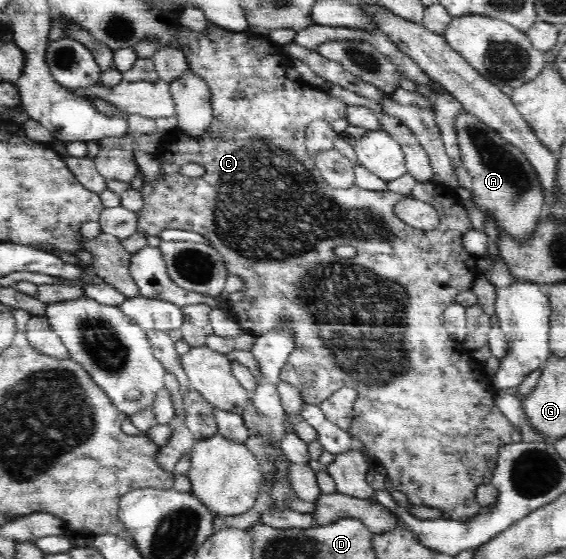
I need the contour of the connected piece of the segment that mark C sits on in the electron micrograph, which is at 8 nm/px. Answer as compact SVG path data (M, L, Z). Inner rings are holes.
M209 23L203 33L195 33L183 27L179 30L179 39L176 45L183 51L186 61L189 65L189 71L198 74L211 89L210 93L212 114L214 119L210 127L202 135L190 136L173 129L164 134L162 151L164 159L160 172L163 177L157 181L144 183L141 188L144 205L142 209L136 212L138 223L137 233L145 236L159 236L166 229L184 229L185 231L194 231L206 237L225 260L227 271L233 275L238 275L244 281L243 293L244 300L232 302L231 311L236 318L238 325L245 333L250 333L256 337L264 333L288 326L292 336L294 336L294 351L290 354L286 365L280 373L281 380L286 381L298 388L304 400L304 403L320 405L326 401L334 391L341 387L351 387L357 391L357 398L353 405L354 417L348 429L349 434L355 439L361 448L365 449L370 456L374 457L378 463L384 466L387 485L394 490L402 491L408 496L408 500L414 506L438 509L443 511L442 518L454 520L469 520L478 513L482 513L483 508L476 501L477 487L482 484L489 484L490 478L496 469L498 450L508 444L521 443L520 431L516 426L500 412L500 409L494 404L496 388L489 375L481 364L475 364L470 356L470 351L464 347L463 343L450 337L448 330L443 322L443 313L450 306L455 304L456 297L465 290L472 290L476 278L481 276L478 270L477 261L480 257L465 251L463 238L469 230L473 229L470 217L466 208L461 203L460 197L456 197L456 191L452 187L426 181L426 183L417 183L410 195L414 199L429 203L439 215L438 227L431 231L416 229L407 223L404 223L395 213L395 205L402 199L402 195L390 191L370 191L359 186L352 186L350 189L338 189L332 187L321 175L316 167L313 157L307 152L306 127L314 119L325 119L332 123L340 117L347 117L347 107L349 106L341 99L330 97L329 93L324 93L320 88L313 87L300 80L289 80L286 75L288 66L291 65L289 57L268 57L276 51L276 47L270 43L270 39L264 39L264 36L255 35L249 31L232 32L224 29L215 23ZM184 163L198 163L205 169L205 174L199 178L189 178L180 172L180 166ZM350 246L356 248L356 255L350 259L340 259L332 253L334 247Z

